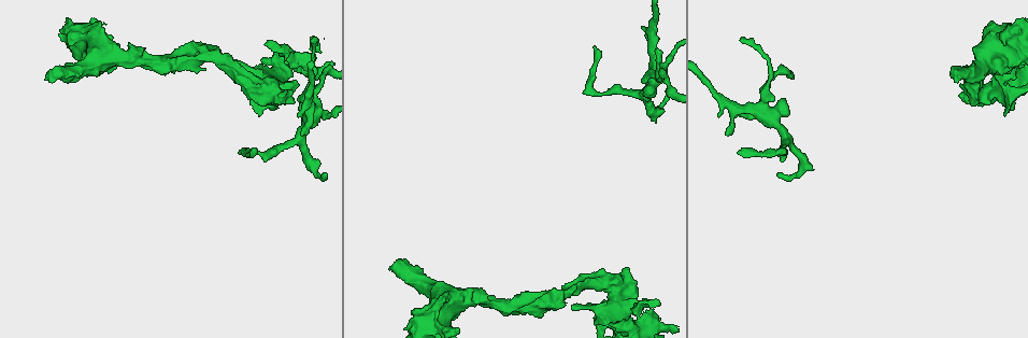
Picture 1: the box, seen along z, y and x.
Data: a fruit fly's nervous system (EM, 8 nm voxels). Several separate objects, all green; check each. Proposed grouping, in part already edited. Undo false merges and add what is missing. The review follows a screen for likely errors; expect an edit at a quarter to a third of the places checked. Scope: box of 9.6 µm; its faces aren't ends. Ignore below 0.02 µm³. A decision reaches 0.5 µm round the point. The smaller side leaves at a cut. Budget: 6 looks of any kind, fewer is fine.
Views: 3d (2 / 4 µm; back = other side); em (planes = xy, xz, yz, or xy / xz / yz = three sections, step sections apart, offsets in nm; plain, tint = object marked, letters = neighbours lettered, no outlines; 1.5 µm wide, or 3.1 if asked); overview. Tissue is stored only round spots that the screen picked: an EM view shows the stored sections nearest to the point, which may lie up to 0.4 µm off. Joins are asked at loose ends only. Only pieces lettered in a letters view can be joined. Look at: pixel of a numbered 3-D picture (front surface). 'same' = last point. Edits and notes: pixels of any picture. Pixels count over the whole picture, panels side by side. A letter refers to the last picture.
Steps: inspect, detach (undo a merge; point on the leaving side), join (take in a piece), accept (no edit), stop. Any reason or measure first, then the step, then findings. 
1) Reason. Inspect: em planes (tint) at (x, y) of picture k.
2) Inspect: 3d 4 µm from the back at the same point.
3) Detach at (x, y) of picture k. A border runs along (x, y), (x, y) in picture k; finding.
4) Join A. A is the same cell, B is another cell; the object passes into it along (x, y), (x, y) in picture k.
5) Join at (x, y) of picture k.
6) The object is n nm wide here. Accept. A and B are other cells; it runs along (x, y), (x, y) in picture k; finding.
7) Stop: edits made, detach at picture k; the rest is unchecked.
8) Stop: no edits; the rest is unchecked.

Thick end. Inspect: em planes (letters) at (394, 265) of picture 1.

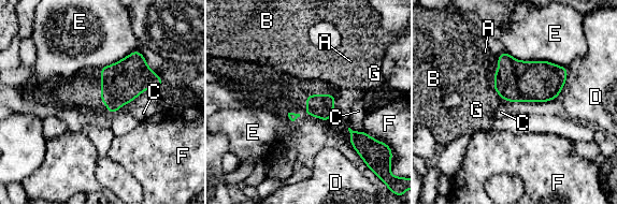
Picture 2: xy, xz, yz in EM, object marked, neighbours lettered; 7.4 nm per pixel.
Accept. A, B, C, D, E, F and G are other cells; none of them fits.

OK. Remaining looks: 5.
Free end. Inspect: em planes (letters) at (99, 21) of picture 1.

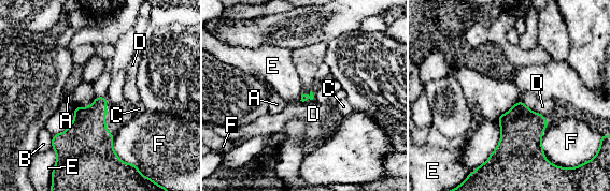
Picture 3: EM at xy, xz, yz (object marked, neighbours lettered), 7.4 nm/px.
Accept. A, B, C, D, E and F are other cells; a border runs along (95, 96), (89, 106), (74, 107) in picture 3; none of them fits.

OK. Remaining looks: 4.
An open end. Inspect: em xz step 8 (letters) at (297, 54) of picture 1.

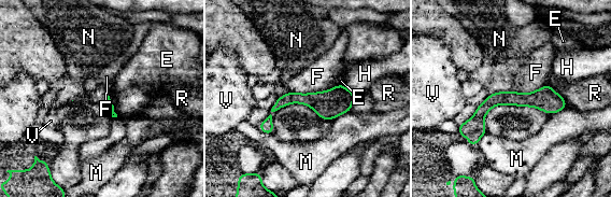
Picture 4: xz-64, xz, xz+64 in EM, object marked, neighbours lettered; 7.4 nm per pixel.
The longest contact is with F, 340 nm. Accept. E, F, H, M, N, R and V are other cells; none of them fits.

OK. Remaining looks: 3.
Stop: no edits; the rest is unchecked.

